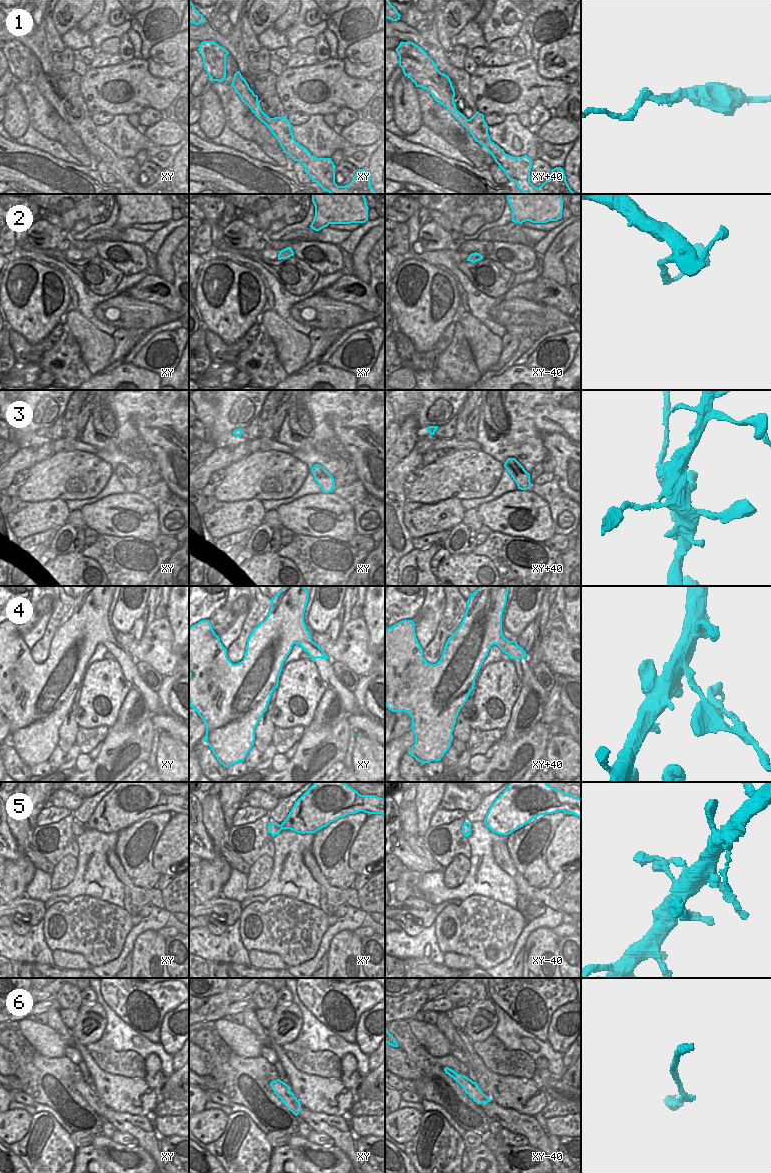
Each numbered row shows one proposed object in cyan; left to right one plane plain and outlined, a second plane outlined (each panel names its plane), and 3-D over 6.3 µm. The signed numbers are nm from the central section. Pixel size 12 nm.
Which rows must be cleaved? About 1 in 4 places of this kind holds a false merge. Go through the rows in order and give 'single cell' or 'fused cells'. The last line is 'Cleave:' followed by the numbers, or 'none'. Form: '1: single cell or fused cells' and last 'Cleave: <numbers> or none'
1: single cell
2: single cell
3: fused cells
4: fused cells
5: single cell
6: single cell
Cleave: 3, 4

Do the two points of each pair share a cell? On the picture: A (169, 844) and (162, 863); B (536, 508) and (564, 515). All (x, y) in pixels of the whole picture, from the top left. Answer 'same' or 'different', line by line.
A: same
B: different

